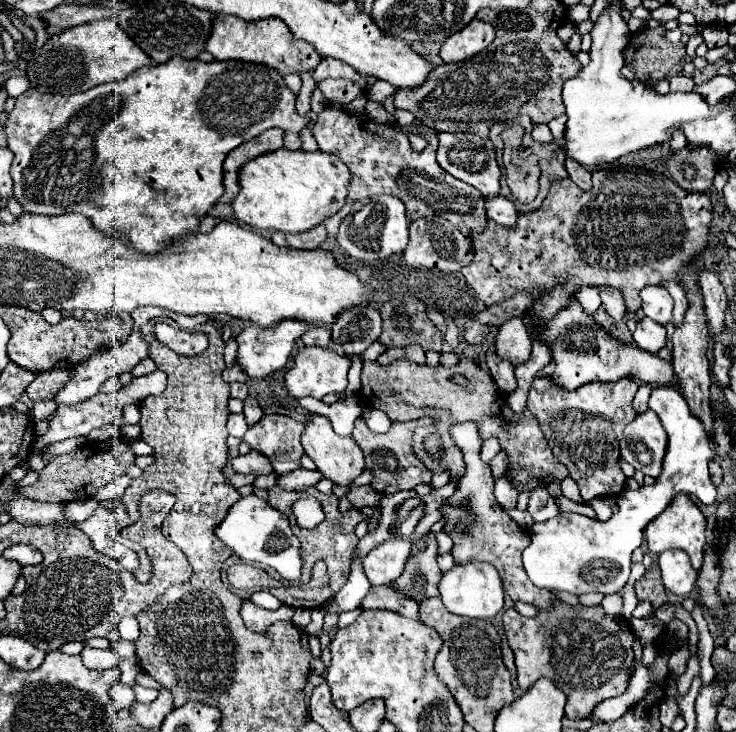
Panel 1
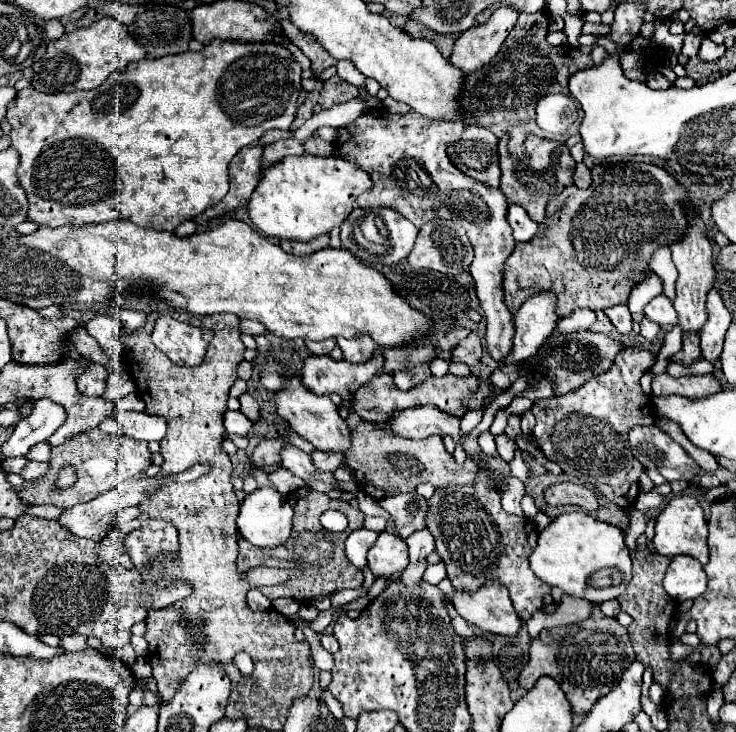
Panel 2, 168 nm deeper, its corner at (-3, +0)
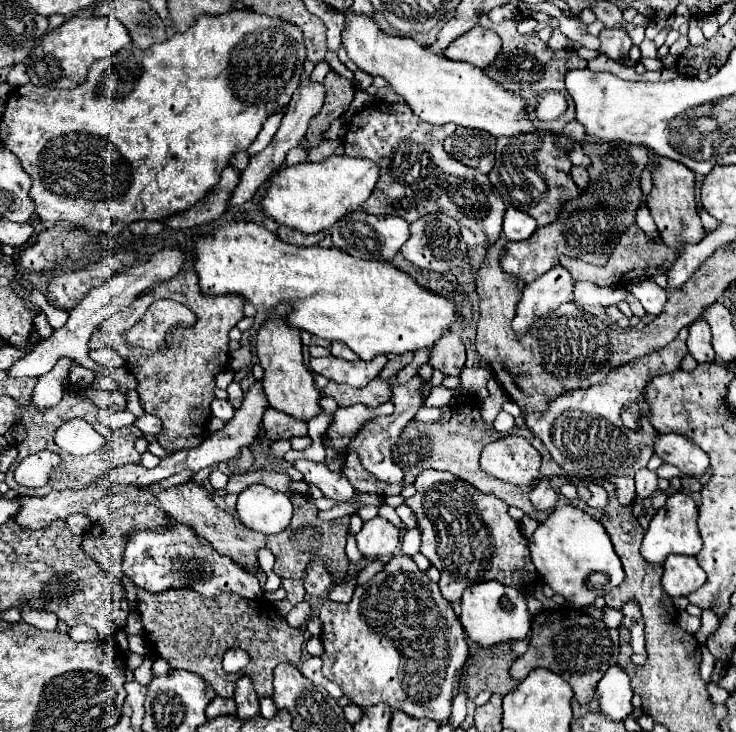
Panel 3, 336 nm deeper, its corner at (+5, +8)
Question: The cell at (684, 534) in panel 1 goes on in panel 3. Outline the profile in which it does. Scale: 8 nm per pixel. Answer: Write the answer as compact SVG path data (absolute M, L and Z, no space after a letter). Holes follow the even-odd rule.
M675 492L667 498L665 506L659 508L657 514L651 518L643 544L641 544L641 554L649 562L663 564L669 554L695 556L701 550L701 546L703 546L703 542L699 540L699 530L697 530L697 506L689 494Z

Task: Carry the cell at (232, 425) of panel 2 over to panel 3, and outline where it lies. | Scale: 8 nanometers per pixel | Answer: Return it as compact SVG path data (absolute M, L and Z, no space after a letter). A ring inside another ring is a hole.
M213 400L211 412L213 412L213 416L217 416L217 418L221 418L221 420L227 422L227 420L233 418L235 408L229 404L229 400Z

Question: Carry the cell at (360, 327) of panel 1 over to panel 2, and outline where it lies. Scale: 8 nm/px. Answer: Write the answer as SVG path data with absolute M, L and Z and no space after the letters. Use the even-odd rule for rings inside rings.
M361 336L361 340L359 338L355 338L355 340L337 338L337 342L339 342L339 348L343 350L343 360L353 362L353 364L367 362L375 352L375 344L369 336Z

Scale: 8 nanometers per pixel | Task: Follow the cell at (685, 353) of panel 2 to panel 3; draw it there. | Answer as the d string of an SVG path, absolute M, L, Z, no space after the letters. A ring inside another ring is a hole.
M683 328L679 336L665 348L613 368L605 382L557 396L549 402L547 416L545 412L527 414L525 424L545 444L551 458L565 470L565 474L587 480L607 480L615 486L617 500L623 506L629 506L637 496L633 476L637 470L647 466L649 458L653 456L653 440L657 438L657 432L647 416L649 406L645 402L643 386L649 380L649 376L677 370L685 354L687 328ZM631 404L639 404L643 412L639 430L629 430L621 422L621 410Z

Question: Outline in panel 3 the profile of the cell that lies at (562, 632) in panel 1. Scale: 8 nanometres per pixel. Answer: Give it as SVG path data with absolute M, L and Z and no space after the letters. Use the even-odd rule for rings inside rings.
M559 608L553 612L539 612L531 620L531 646L511 666L515 680L525 680L533 668L547 668L565 678L573 688L573 698L579 704L589 704L595 696L595 686L619 658L619 632L605 626L603 620L595 620L583 610Z

